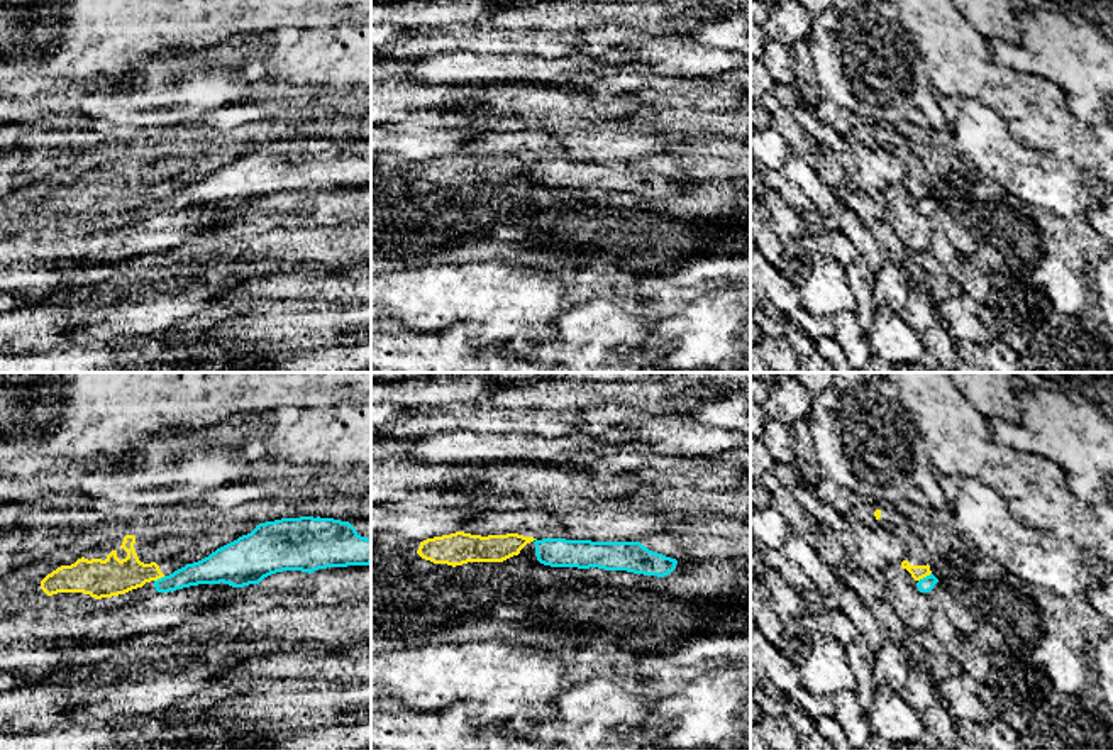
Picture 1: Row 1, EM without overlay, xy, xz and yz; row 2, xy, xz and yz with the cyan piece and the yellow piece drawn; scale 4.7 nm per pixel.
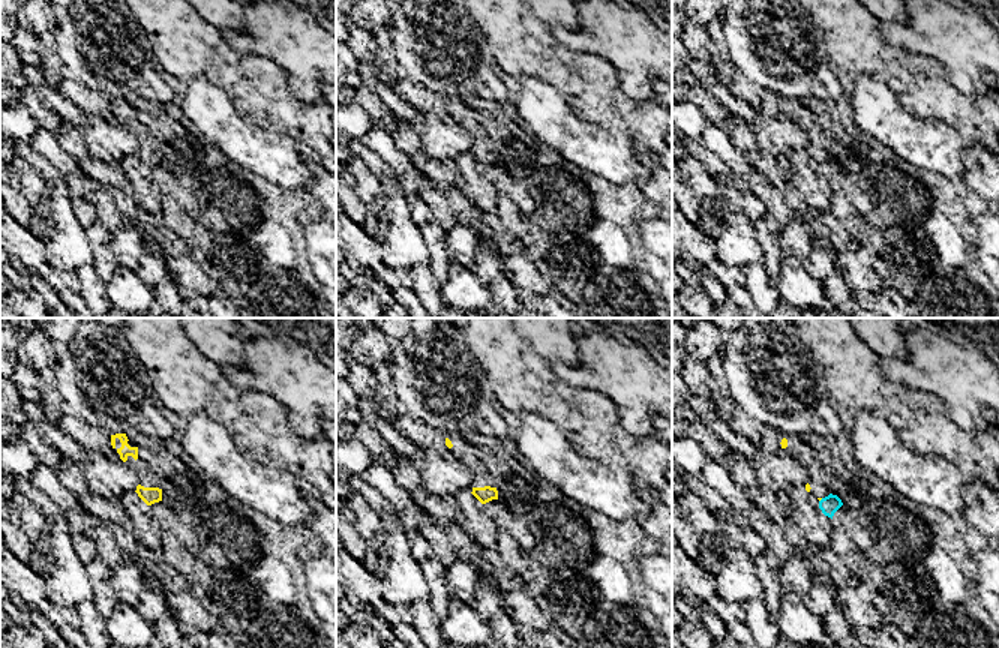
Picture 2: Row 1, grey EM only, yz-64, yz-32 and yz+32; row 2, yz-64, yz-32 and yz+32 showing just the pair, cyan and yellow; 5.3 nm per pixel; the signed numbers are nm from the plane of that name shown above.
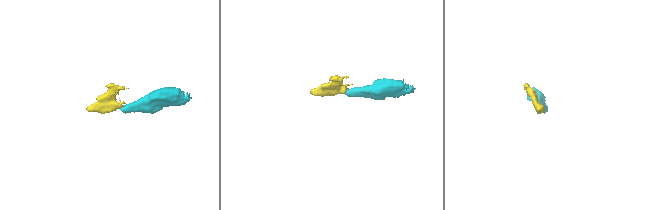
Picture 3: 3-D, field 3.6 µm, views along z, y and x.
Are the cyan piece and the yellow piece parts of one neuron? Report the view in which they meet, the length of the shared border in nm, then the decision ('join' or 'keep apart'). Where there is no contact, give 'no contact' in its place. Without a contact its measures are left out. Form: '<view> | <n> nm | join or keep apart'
yz | 80 nm | keep apart

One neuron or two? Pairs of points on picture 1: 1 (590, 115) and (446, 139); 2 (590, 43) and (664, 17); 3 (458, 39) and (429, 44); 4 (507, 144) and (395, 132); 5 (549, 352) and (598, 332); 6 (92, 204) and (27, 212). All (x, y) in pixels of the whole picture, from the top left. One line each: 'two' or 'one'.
1: two
2: two
3: one
4: two
5: one
6: one

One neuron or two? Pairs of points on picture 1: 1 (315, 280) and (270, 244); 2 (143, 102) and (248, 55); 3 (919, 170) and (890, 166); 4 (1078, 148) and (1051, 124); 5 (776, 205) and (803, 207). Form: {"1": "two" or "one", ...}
{"1": "two", "2": "one", "3": "two", "4": "one", "5": "two"}

